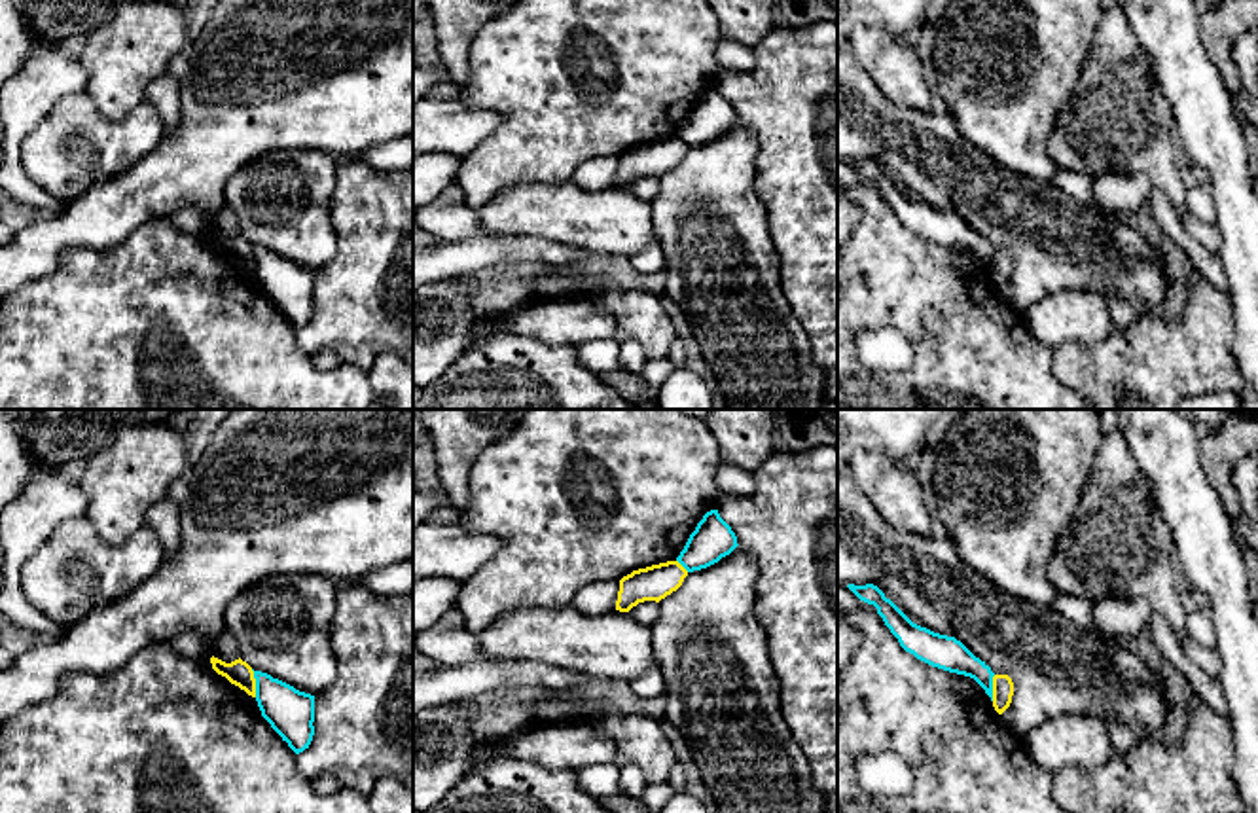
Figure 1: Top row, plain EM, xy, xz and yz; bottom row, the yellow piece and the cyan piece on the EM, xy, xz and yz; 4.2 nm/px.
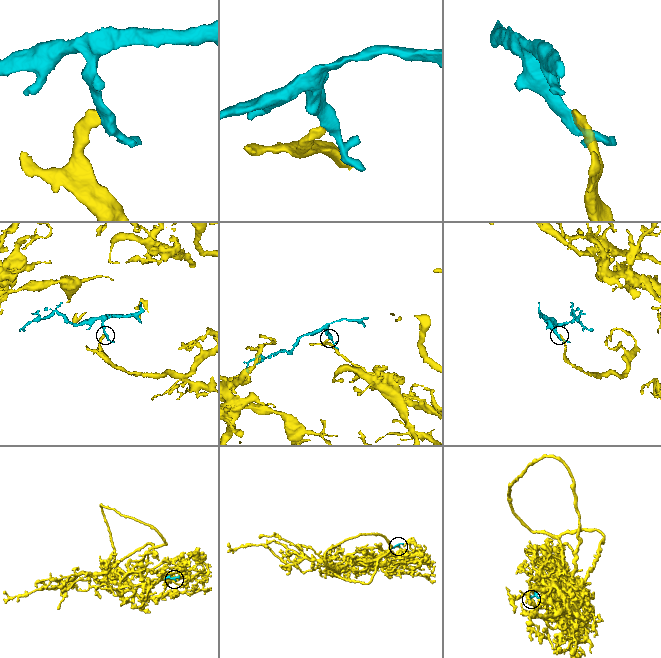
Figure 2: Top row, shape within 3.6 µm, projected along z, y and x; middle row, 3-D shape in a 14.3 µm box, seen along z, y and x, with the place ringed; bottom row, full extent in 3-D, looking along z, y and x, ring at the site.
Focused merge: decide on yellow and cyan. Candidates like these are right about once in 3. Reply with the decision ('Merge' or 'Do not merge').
Do not merge

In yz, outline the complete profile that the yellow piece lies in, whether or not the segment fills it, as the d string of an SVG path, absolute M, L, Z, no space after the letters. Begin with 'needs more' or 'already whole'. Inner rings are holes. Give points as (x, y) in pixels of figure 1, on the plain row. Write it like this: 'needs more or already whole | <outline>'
already whole | M995 250L993 252L993 282L998 290L1002 290L1010 282L1012 271L1014 271L1012 254L1008 250Z

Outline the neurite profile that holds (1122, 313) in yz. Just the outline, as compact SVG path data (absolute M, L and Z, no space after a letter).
M1110 296L1106 298L1106 303L1108 315L1112 318L1112 328L1127 328L1135 320L1137 311L1127 299Z

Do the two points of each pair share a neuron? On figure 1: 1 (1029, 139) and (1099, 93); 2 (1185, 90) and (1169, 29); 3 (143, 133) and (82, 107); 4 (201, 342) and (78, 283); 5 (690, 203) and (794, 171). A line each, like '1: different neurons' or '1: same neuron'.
1: different neurons
2: same neuron
3: same neuron
4: same neuron
5: different neurons

